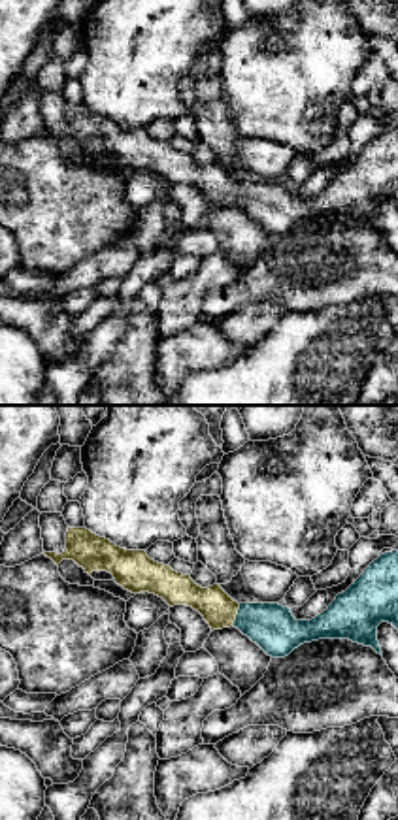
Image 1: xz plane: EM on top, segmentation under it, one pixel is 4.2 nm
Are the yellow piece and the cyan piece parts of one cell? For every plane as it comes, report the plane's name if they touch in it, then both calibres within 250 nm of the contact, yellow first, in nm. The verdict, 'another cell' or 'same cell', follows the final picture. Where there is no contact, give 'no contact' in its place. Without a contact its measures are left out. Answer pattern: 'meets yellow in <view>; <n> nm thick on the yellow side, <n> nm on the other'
meets yellow in xz; 150 nm thick on the yellow side, 200 nm on the other

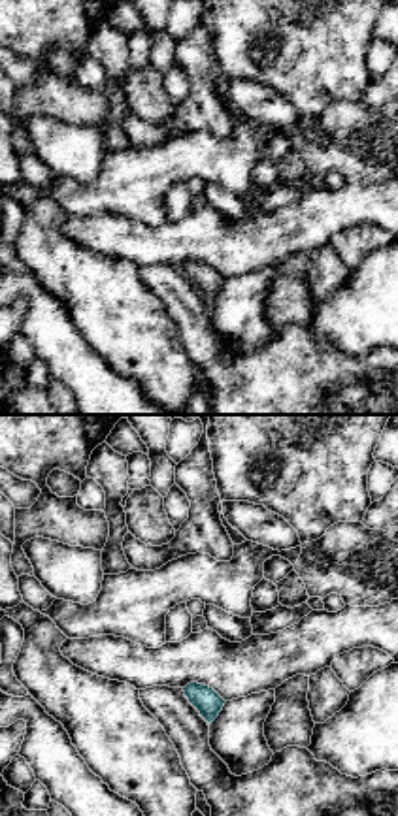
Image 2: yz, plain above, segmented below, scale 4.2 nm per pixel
no contact

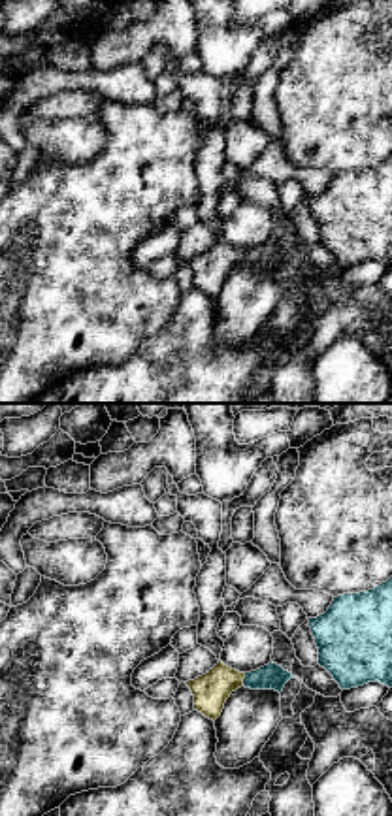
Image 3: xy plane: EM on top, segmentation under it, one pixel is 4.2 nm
meets yellow in xy; 150 nm thick on the yellow side, 110 nm on the other

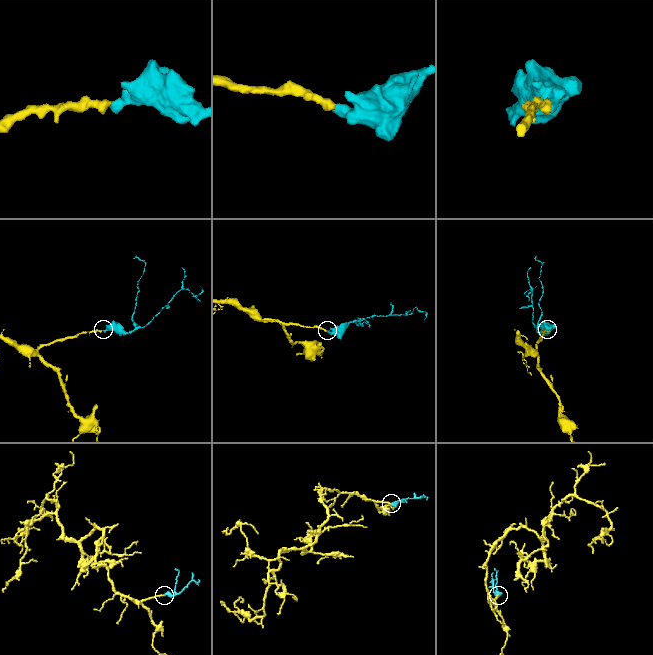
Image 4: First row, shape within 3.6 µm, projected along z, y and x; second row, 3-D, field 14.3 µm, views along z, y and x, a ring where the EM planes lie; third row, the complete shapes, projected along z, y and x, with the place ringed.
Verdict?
same cell

